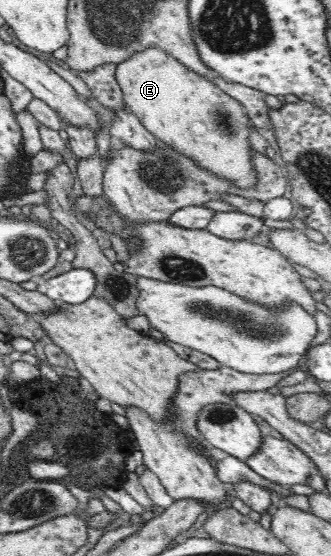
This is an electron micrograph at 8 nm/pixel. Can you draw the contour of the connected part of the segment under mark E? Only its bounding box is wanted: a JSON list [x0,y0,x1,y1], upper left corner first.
[115,46,256,187]

